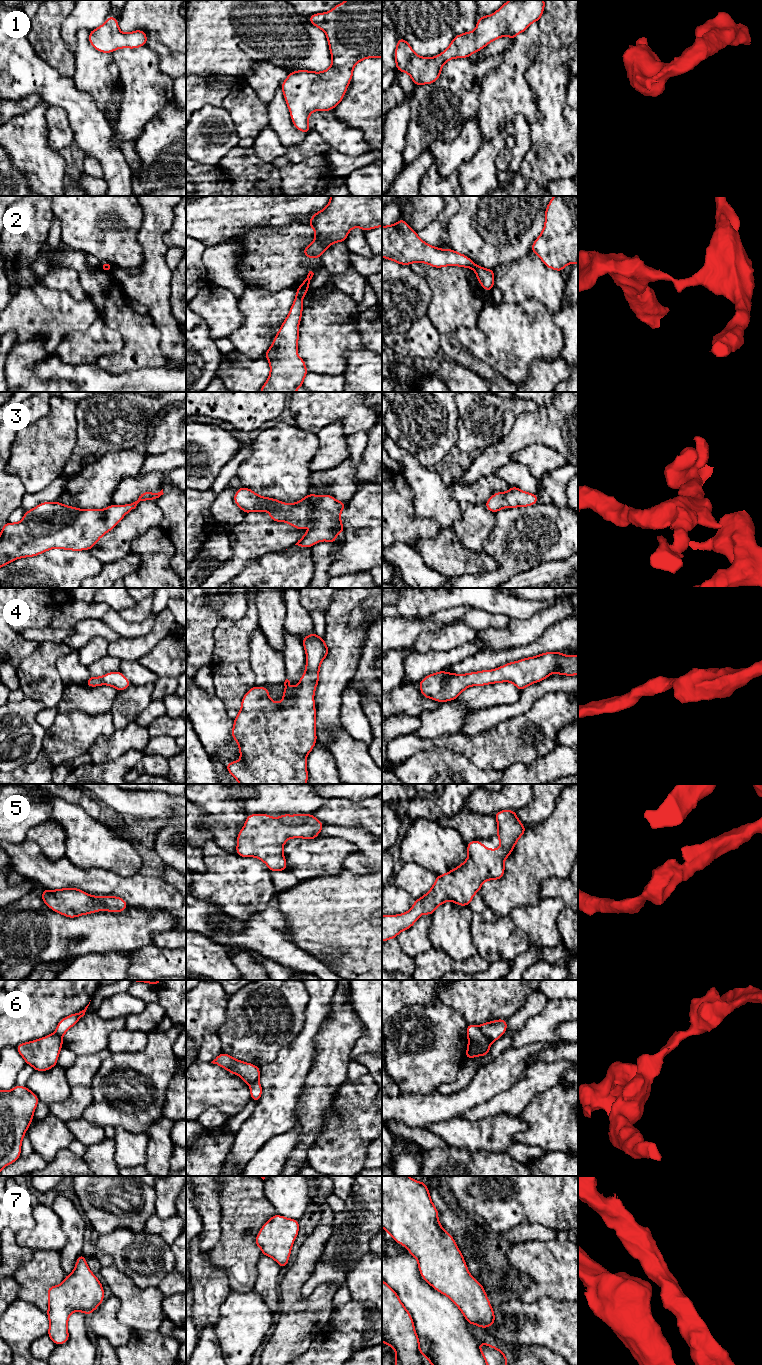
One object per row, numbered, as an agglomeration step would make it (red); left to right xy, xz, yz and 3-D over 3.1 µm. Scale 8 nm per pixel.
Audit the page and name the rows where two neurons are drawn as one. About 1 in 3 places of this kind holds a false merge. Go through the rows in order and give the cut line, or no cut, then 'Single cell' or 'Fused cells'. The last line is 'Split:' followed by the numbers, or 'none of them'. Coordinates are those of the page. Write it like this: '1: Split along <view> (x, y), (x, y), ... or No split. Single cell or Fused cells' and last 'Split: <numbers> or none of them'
1: No split. Single cell
2: Split along xz (298, 287), (307, 289). Fused cells
3: No split. Single cell
4: No split. Single cell
5: No split. Single cell
6: Split along yz (479, 1027), (491, 1042). Fused cells
7: No split. Single cell
Split: 2, 6

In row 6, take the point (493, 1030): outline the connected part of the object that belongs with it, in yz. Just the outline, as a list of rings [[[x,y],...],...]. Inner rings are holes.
[[[498,1019],[491,1022],[484,1022],[481,1026],[481,1031],[492,1043],[502,1037],[507,1030],[507,1020]]]

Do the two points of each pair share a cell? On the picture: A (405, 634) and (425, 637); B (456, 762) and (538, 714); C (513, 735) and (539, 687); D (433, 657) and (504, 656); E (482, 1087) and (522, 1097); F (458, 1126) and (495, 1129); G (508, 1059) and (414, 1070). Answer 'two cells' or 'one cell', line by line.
A: two cells
B: two cells
C: two cells
D: two cells
E: two cells
F: one cell
G: two cells

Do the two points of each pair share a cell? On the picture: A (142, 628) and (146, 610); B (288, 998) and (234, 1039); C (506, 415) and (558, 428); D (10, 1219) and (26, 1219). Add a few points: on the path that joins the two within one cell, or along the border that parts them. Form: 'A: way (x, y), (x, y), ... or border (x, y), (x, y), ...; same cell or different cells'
A: border (152, 614), (140, 622), (128, 622), (121, 618); different cells
B: way (275, 1006), (247, 1034); same cell
C: border (525, 411), (516, 417), (512, 429), (503, 438); different cells
D: way (14, 1219), (22, 1219); same cell

